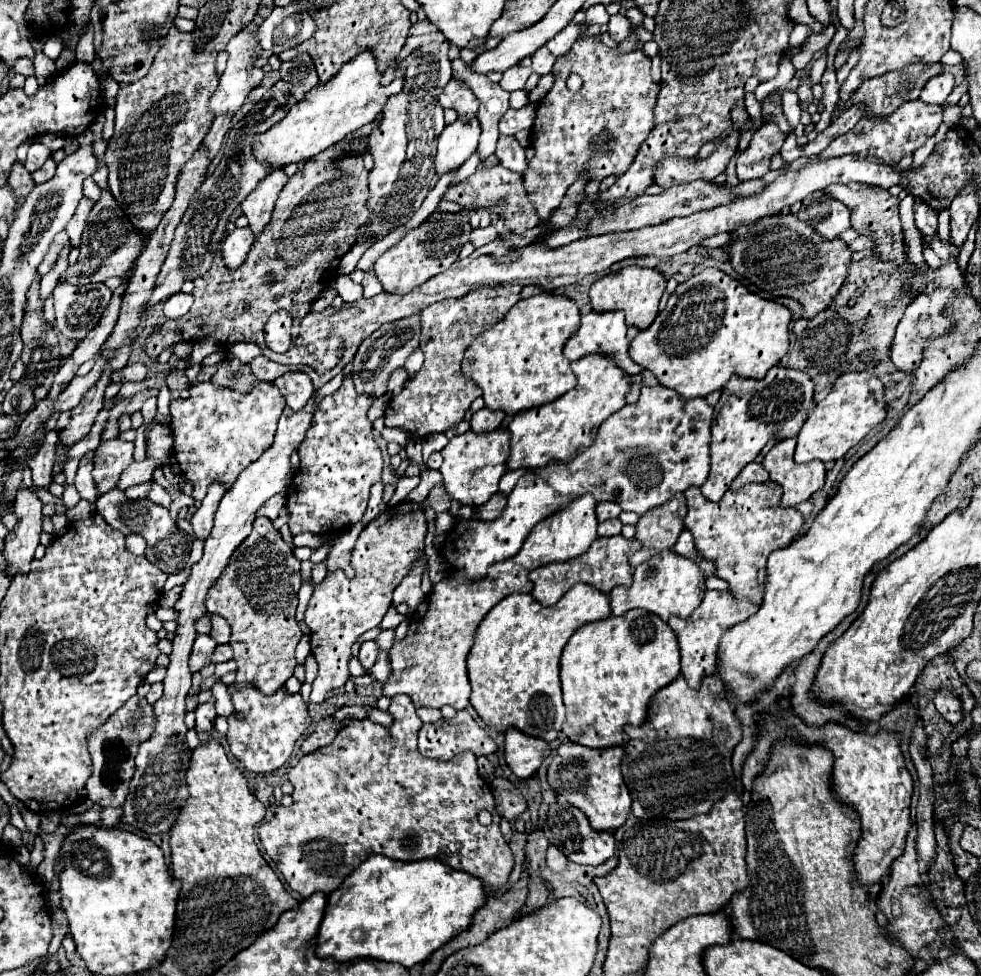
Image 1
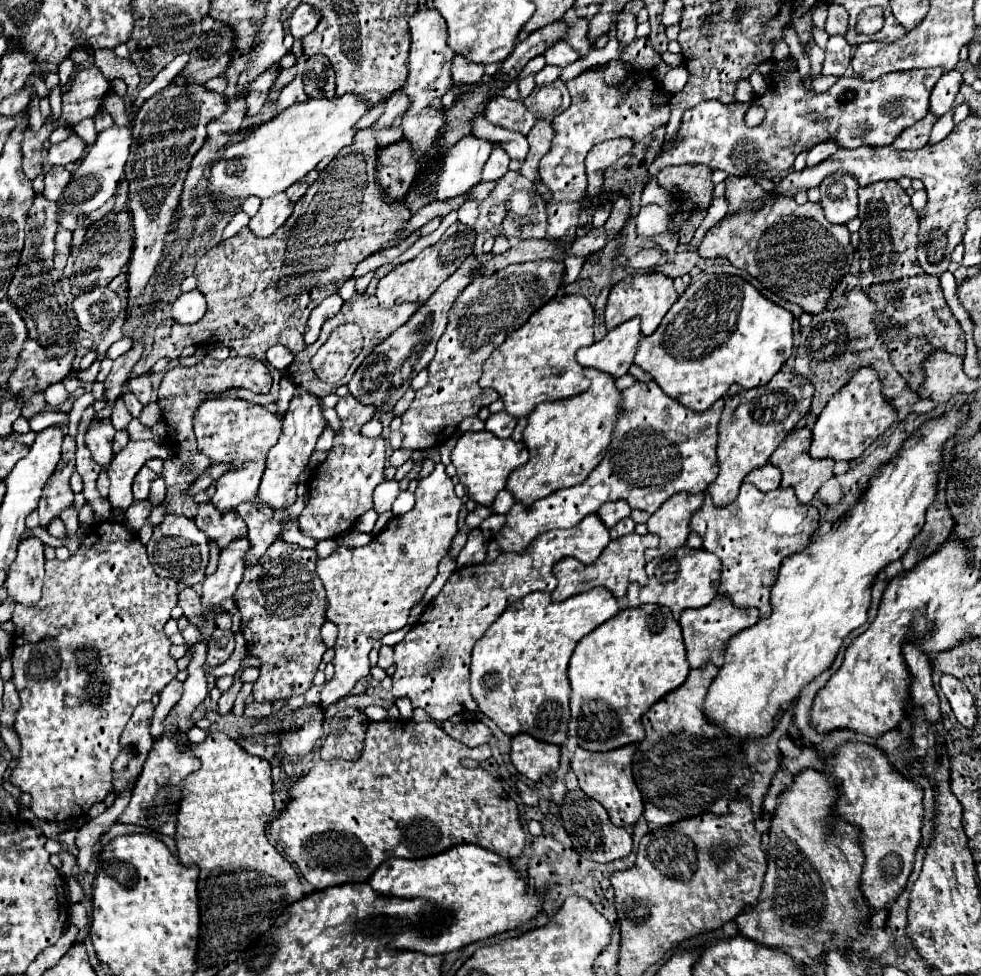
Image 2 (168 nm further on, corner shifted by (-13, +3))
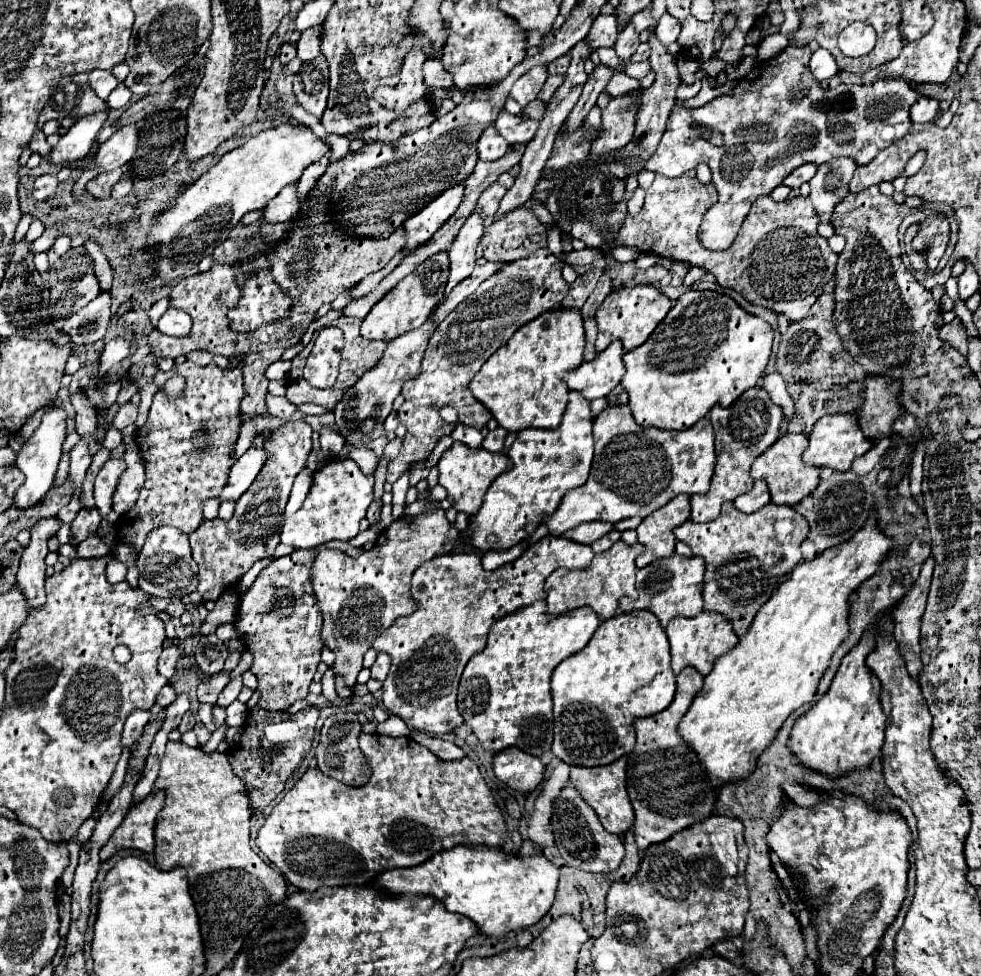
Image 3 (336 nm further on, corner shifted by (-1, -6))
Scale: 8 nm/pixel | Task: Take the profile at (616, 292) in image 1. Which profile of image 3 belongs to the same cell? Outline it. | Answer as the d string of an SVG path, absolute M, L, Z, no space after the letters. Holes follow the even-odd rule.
M653 285L623 287L623 289L609 293L595 315L595 321L599 327L599 335L597 335L597 343L595 343L597 353L607 349L609 343L617 341L617 339L623 343L625 351L631 351L631 349L643 345L647 341L647 337L655 331L655 327L661 323L661 319L669 313L669 309L671 309L671 301L667 299L667 295L661 293Z

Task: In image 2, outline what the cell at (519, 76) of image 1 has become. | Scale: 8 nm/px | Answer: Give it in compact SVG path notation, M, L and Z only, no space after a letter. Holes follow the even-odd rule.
M547 64L541 72L537 72L537 76L535 76L535 84L537 84L537 86L547 86L547 84L555 82L555 80L559 78L559 74L561 74L561 68L559 68L559 66L551 66L551 64Z

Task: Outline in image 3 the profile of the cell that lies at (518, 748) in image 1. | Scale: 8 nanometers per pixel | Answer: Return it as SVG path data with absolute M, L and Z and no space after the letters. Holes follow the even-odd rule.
M509 747L495 755L493 771L495 777L511 789L529 793L543 781L545 767L537 757L527 755L517 747Z

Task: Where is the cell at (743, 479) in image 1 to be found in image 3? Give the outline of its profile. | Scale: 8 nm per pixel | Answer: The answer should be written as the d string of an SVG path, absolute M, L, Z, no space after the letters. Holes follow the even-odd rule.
M755 481L753 489L751 489L749 493L739 495L739 497L735 499L735 507L737 507L739 511L743 511L743 513L755 513L755 511L759 511L761 507L765 507L765 505L769 505L769 503L771 503L769 487L767 487L767 483L763 483L763 481Z

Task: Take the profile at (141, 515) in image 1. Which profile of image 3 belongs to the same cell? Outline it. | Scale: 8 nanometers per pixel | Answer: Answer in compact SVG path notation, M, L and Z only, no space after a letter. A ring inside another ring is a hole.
M159 527L149 533L145 541L145 551L137 559L139 587L151 597L185 597L197 587L197 563L191 557L191 545L183 531L173 527Z

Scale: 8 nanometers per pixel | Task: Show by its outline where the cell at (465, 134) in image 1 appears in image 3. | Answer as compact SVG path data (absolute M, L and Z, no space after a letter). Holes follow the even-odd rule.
M461 183L457 187L443 191L443 195L439 195L439 199L433 199L419 213L411 215L403 223L403 229L407 231L407 243L403 247L405 255L411 255L421 245L425 245L435 235L435 231L457 211L457 207L463 199L463 189L465 189L465 185Z

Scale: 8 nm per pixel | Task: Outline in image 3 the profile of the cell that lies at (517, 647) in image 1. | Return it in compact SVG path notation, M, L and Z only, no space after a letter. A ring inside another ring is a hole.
M544 600L493 623L487 647L469 659L457 695L459 713L465 719L465 725L473 729L473 735L479 739L483 749L499 753L507 747L517 747L535 757L541 757L551 749L553 669L569 655L581 651L599 623L601 619L589 607L579 607L550 619Z

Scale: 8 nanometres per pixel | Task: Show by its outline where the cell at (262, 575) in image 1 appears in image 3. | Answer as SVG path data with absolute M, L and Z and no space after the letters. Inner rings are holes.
M297 549L287 557L275 559L267 569L259 573L253 587L241 597L235 629L241 633L247 649L253 651L253 667L251 671L257 675L259 681L259 707L267 711L287 711L295 701L301 701L309 695L309 685L321 661L321 611L317 607L317 599L311 587L311 563L315 561L315 549Z

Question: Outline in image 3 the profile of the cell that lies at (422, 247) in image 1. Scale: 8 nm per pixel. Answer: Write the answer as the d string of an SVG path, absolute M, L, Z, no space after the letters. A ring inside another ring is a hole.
M437 253L431 259L425 261L425 267L421 267L421 271L415 271L411 275L407 275L403 281L399 281L399 285L389 291L371 311L369 315L363 319L361 325L361 335L363 339L381 339L381 341L391 341L407 331L419 329L427 317L433 313L433 309L439 305L439 301L443 299L445 293L445 281L449 275L449 257L447 253Z

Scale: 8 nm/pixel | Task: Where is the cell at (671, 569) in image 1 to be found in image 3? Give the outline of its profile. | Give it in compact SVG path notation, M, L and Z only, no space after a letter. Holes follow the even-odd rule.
M675 553L671 557L659 559L637 571L639 597L635 599L633 607L653 611L659 617L663 629L673 617L697 615L703 611L703 595L701 595L703 593L703 573L705 573L705 563L699 557L681 557Z

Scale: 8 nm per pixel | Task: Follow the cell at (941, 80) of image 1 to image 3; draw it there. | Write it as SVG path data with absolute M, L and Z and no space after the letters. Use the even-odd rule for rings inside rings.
M919 97L913 105L911 105L911 121L913 123L929 123L935 121L935 117L939 115L939 101L929 99L929 97Z

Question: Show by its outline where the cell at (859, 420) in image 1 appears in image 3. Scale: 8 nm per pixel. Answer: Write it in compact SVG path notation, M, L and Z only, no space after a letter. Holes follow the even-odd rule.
M847 413L847 415L827 415L821 417L819 423L815 423L813 433L809 435L809 447L803 453L803 461L807 465L817 465L817 467L831 467L835 471L849 471L851 463L865 455L869 449L873 447L873 443L863 435L855 413Z

